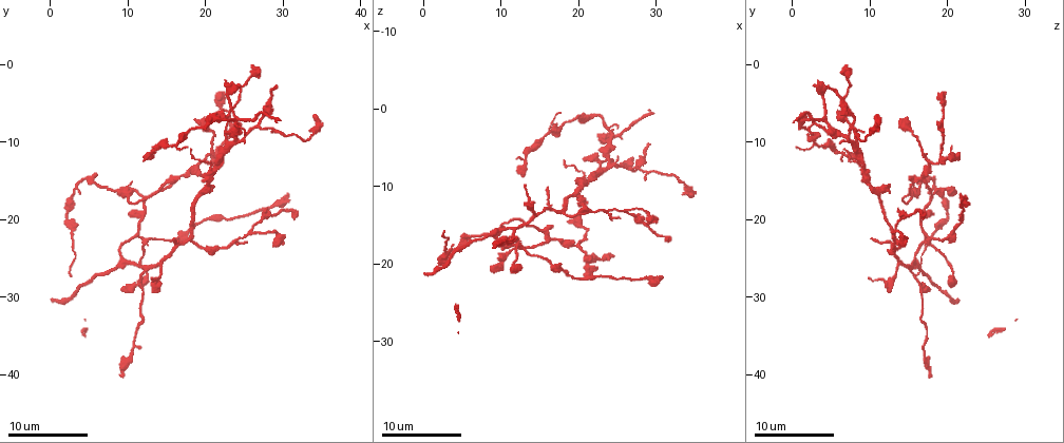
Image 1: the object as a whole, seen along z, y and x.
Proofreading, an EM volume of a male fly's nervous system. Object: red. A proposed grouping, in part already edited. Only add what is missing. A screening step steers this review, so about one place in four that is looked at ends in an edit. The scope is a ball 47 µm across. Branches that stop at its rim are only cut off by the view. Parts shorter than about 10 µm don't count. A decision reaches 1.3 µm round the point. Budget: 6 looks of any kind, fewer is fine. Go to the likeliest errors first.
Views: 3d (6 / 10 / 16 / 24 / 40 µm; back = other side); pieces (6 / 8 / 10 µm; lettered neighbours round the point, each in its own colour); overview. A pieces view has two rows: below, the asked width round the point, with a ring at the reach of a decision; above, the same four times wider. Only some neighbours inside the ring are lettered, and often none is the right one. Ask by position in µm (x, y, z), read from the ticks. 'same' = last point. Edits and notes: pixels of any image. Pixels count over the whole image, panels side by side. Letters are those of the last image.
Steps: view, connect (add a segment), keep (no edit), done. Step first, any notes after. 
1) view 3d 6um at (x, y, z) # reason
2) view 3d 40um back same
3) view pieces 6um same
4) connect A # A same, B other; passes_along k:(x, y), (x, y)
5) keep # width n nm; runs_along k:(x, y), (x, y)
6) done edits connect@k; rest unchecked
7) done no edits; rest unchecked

view 3d 6um at (32.0, 19.5, 17.0) # branch stops here

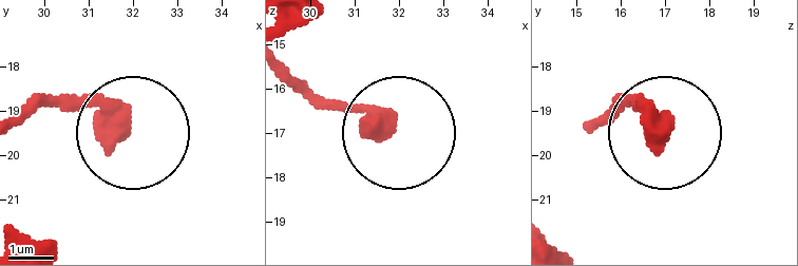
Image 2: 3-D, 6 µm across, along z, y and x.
view pieces 10um at (31.70, 19.45, 16.90)

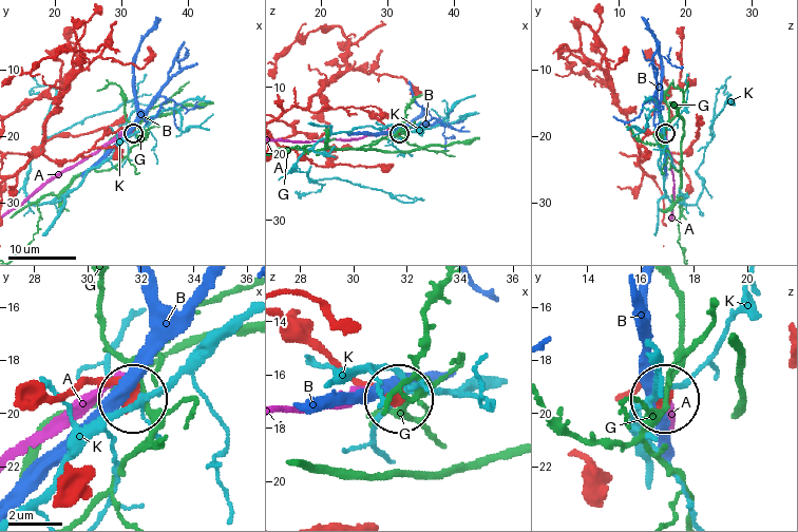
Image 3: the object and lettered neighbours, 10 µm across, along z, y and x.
keep # A other, B other, G other, K other; runs_along 3:(42, 404), (96, 382), (128, 393); no lettered segment goes on from it

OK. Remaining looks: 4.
view pieces 6um at (30.5, 17.0, 22.0)

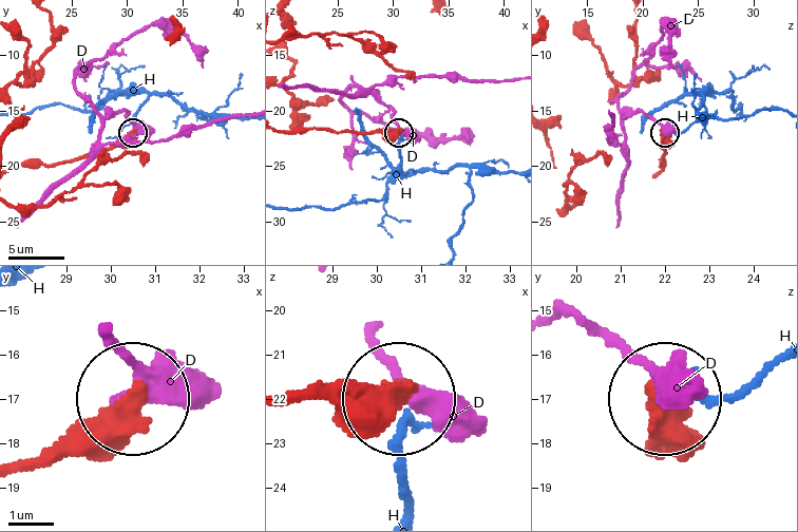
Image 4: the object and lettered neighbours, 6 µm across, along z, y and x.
keep # width 400 nm; D other, H other; runs_along 4:(23, 468), (80, 453), (133, 403); no lettered segment goes on from it

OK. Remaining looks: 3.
view pieces 10um at (21.0, 16.0, 12.0) # an open end

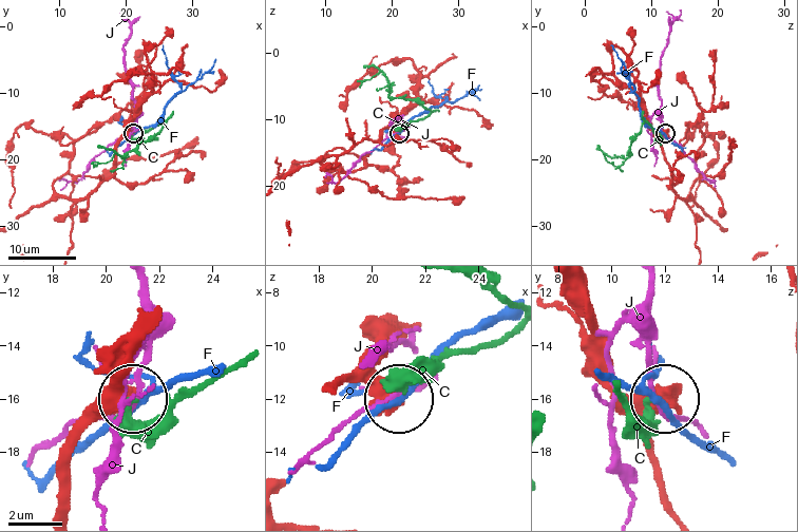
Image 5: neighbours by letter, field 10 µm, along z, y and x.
keep # width 380 nm; C other, F other, J other; none of them fits

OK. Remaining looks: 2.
done no edits; rest unchecked

